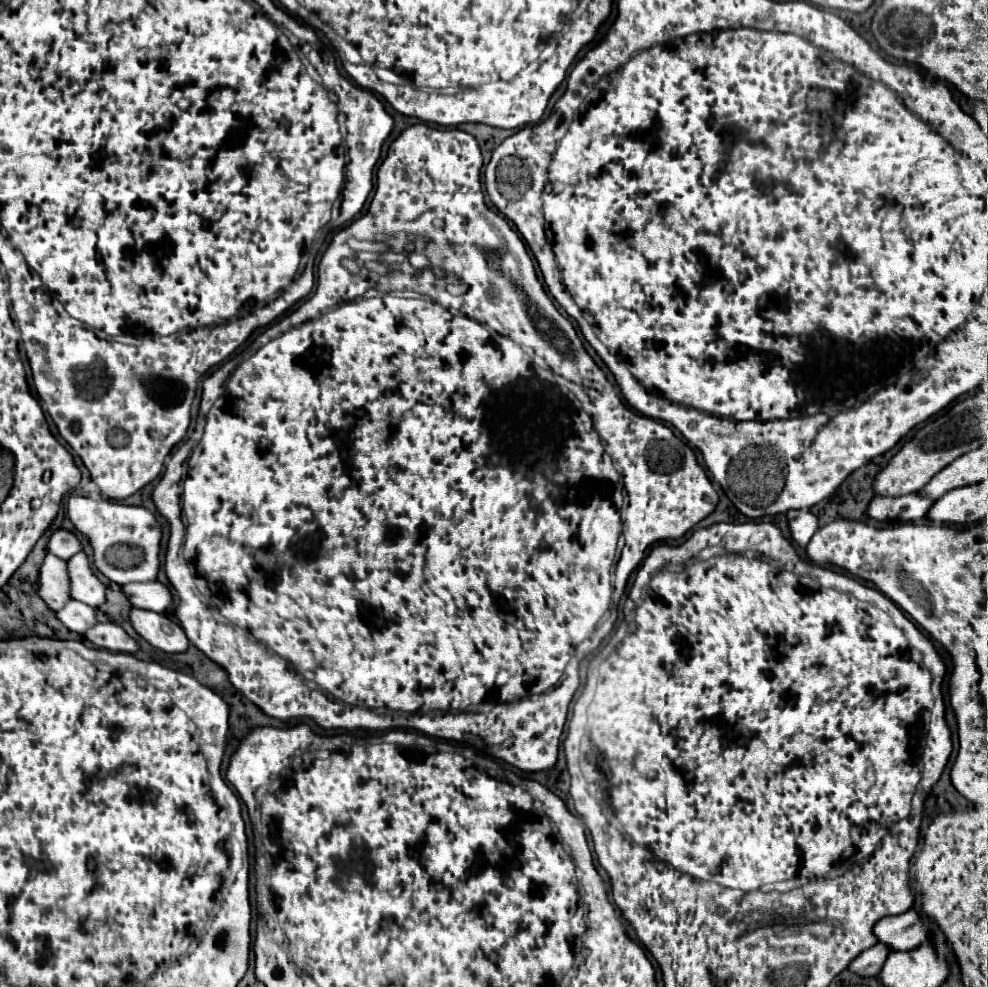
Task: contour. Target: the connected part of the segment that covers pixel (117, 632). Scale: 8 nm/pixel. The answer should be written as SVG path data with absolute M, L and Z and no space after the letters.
M97 623L95 627L91 627L85 633L85 637L101 649L121 651L121 653L137 653L139 651L139 641L129 637L125 633L125 629L115 623Z

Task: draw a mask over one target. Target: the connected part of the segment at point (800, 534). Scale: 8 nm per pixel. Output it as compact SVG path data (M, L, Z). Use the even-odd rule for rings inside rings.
M797 509L787 513L791 537L797 541L797 545L807 547L813 533L819 529L819 519L809 509Z

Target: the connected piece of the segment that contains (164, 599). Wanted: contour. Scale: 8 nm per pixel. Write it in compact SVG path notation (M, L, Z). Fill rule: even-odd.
M149 581L149 583L129 583L123 587L125 595L137 609L149 609L155 613L165 613L171 603L171 591L159 583L159 581Z

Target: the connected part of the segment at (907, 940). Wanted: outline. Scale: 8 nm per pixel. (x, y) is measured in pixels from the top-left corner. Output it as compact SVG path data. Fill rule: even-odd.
M915 909L881 919L873 931L877 939L889 945L893 951L909 951L927 941L925 923Z

